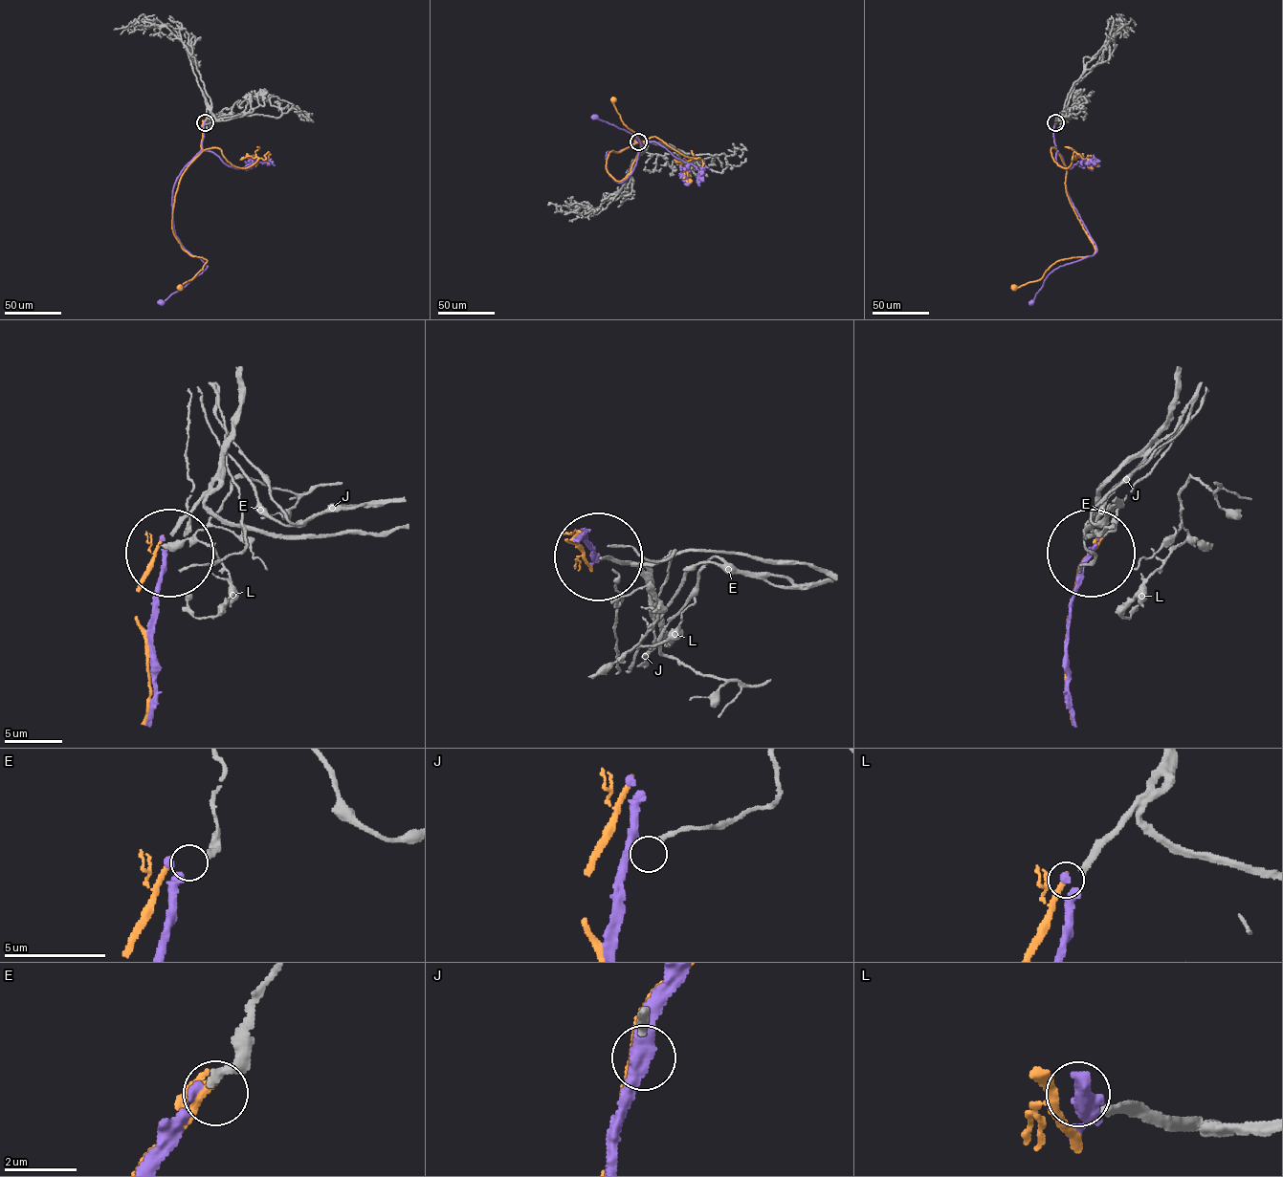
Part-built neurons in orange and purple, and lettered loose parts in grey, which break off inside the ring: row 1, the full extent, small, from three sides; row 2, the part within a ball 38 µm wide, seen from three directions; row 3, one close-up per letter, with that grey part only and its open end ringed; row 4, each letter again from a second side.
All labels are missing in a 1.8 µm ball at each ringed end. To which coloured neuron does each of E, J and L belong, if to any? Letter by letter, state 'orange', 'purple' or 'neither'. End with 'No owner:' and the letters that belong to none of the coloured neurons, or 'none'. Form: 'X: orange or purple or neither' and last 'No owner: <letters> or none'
E: neither
J: neither
L: neither
No owner: E, J, L

